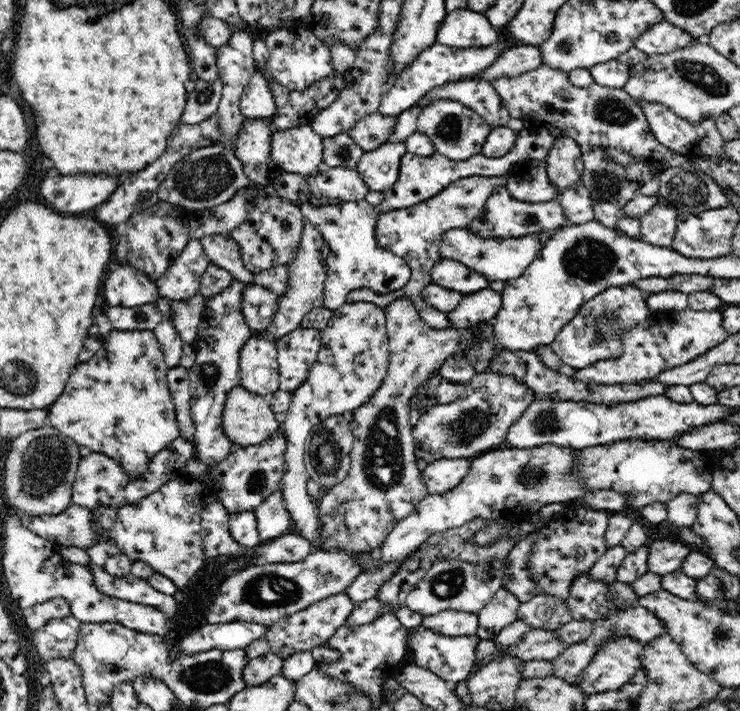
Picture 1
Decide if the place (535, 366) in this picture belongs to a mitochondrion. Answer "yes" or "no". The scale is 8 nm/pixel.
no

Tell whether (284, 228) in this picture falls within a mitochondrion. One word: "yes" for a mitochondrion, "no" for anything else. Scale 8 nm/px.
yes

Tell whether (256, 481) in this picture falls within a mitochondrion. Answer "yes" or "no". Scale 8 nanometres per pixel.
yes

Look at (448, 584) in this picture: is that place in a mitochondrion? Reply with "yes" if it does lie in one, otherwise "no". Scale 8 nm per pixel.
yes

